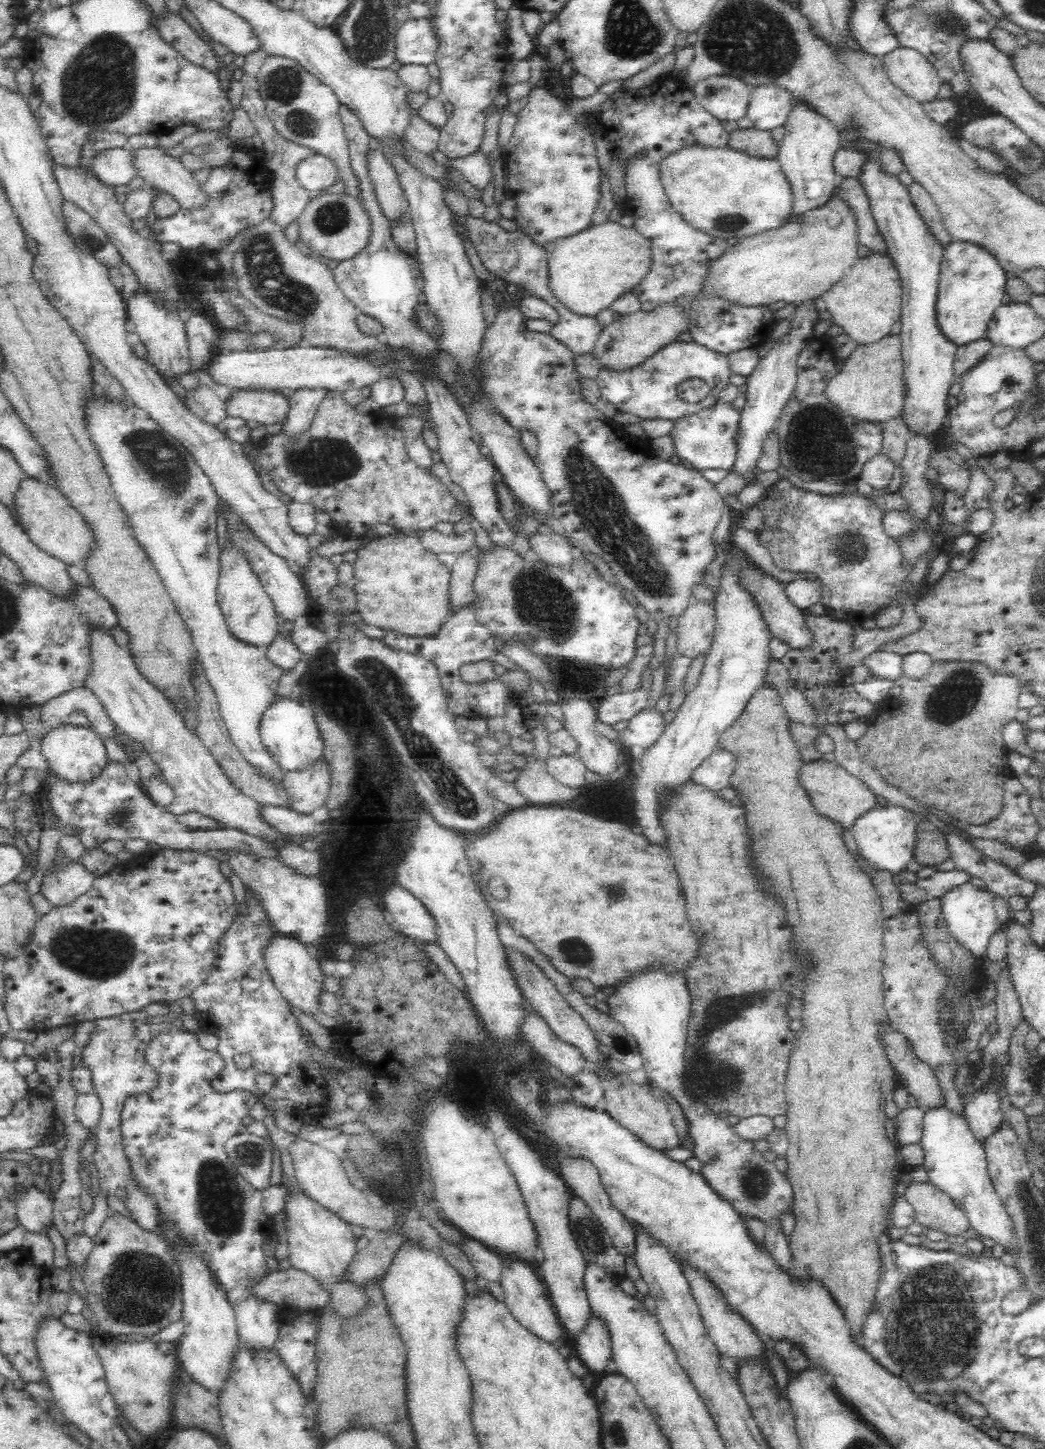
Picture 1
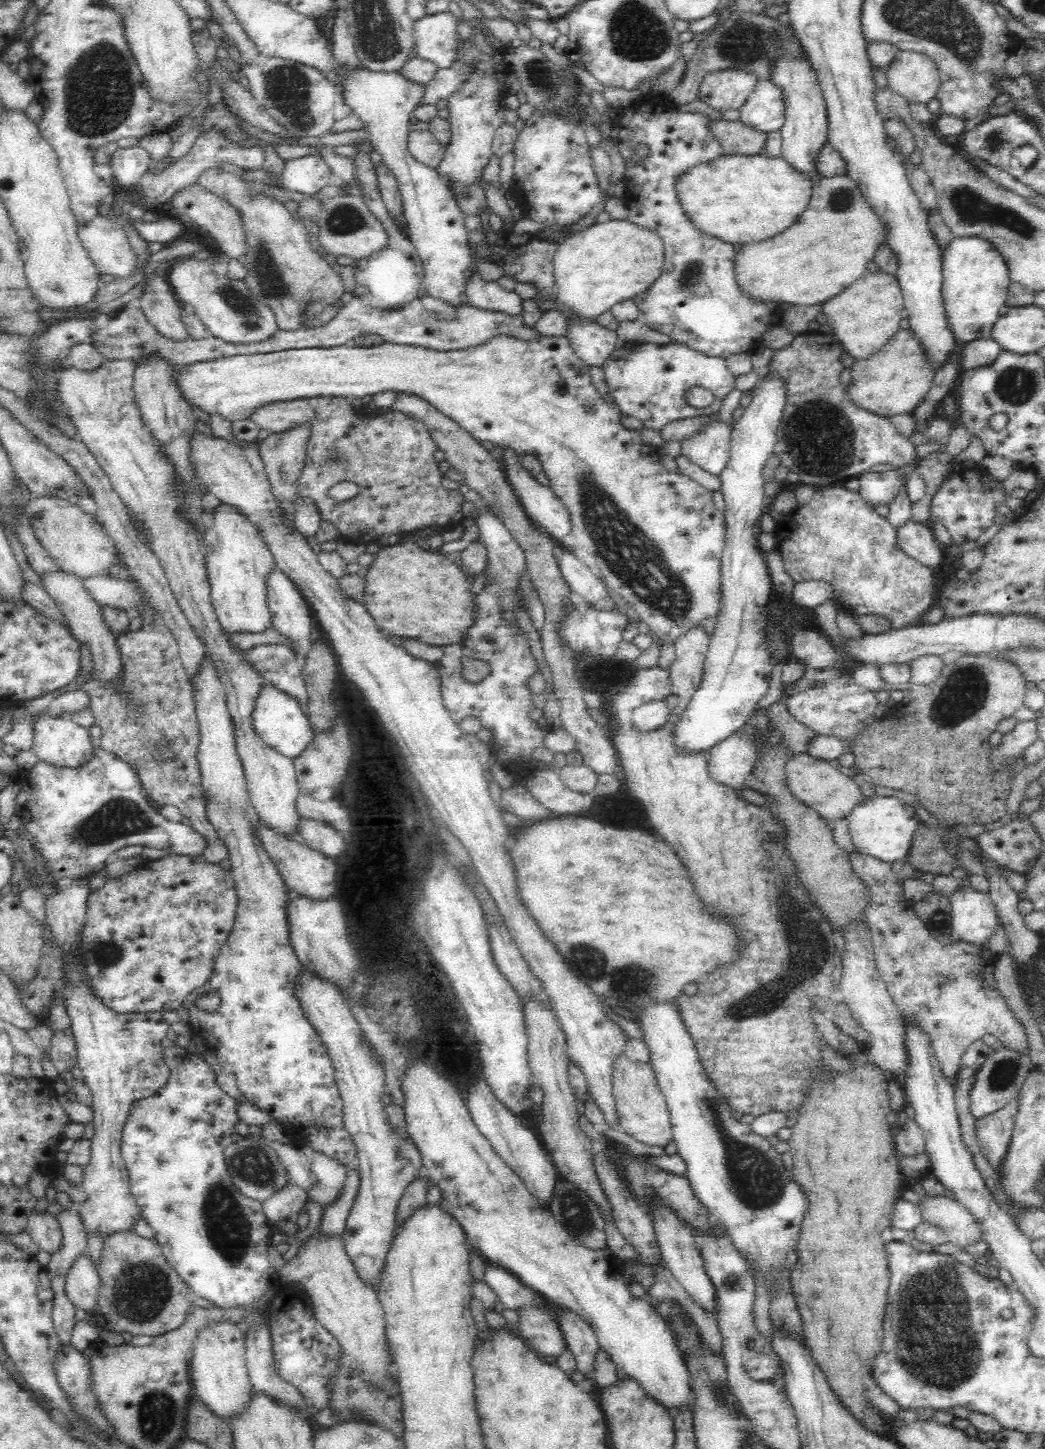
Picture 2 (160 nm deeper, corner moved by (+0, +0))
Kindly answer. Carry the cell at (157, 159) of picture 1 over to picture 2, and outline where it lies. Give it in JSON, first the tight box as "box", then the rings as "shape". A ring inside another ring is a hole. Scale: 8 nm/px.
{"box":[171,182,244,258],"shape":[[[197,182],[188,183],[180,187],[172,196],[171,203],[174,210],[179,215],[190,217],[191,222],[196,223],[202,231],[207,231],[220,245],[222,253],[226,253],[230,258],[240,258],[244,256],[244,235],[241,225],[241,216],[236,207],[230,201],[212,193]]]}

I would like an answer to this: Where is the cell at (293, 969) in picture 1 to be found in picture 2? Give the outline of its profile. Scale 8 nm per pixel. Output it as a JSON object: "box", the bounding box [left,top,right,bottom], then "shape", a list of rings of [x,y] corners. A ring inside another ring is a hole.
{"box":[292,966,422,1290],"shape":[[[306,966],[292,981],[296,1003],[301,1013],[321,1036],[335,1071],[336,1082],[343,1100],[343,1123],[357,1148],[360,1188],[356,1205],[346,1221],[343,1237],[348,1255],[352,1257],[360,1279],[377,1290],[387,1250],[392,1244],[395,1214],[405,1188],[422,1168],[421,1154],[412,1140],[394,1136],[383,1117],[382,1095],[385,1094],[385,1068],[370,1053],[359,1024],[342,999],[336,982],[321,978]]]}

